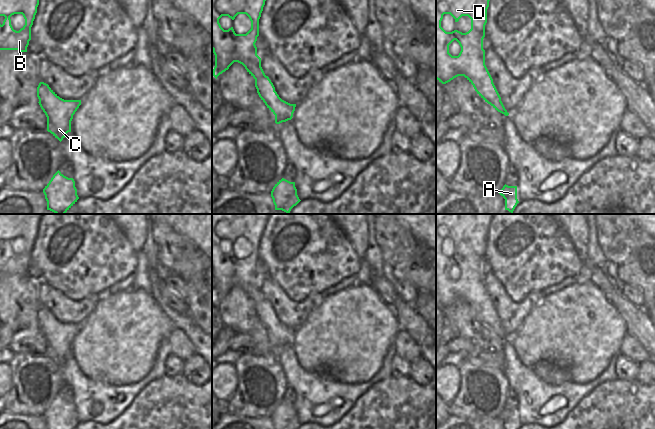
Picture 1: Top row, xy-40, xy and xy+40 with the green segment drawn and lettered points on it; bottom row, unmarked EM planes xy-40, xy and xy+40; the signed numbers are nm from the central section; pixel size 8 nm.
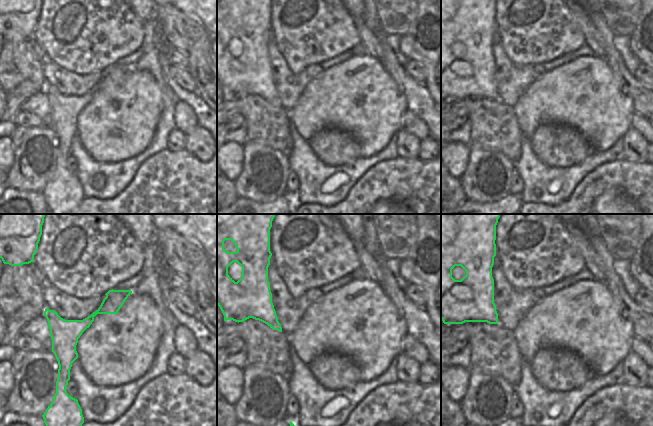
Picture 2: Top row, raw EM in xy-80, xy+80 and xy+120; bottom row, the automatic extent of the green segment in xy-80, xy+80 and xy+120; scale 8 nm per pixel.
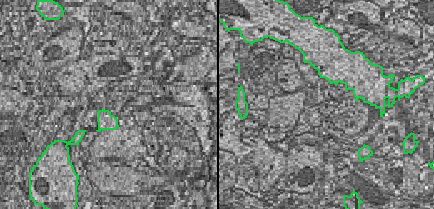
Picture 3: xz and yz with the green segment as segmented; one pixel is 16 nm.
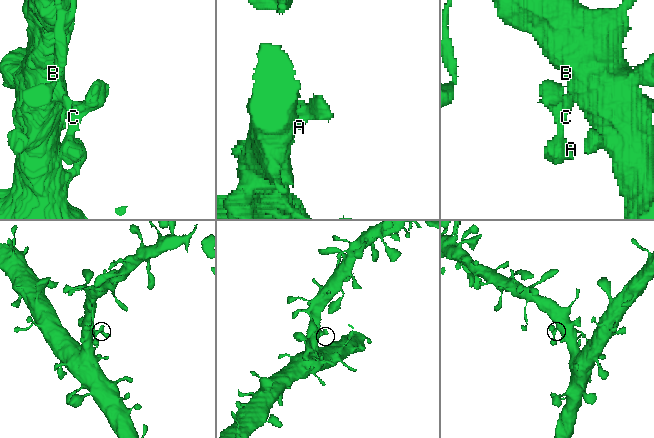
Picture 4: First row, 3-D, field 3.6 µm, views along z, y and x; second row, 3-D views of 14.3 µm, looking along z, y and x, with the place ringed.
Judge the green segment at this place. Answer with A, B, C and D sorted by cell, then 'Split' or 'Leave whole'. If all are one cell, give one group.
Groups: A B C D. Leave whole.

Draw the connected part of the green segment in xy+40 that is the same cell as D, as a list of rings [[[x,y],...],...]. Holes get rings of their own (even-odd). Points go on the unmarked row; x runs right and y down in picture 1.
[[[436,214],[436,303],[446,308],[458,300],[464,300],[474,311],[477,318],[495,334],[508,340],[501,321],[493,307],[493,303],[485,289],[483,263],[487,247],[487,233],[494,214]],[[444,238],[450,238],[455,246],[462,240],[471,243],[471,253],[462,257],[458,254],[446,256],[441,251]],[[456,264],[461,275],[458,280],[449,277],[449,269]]]

